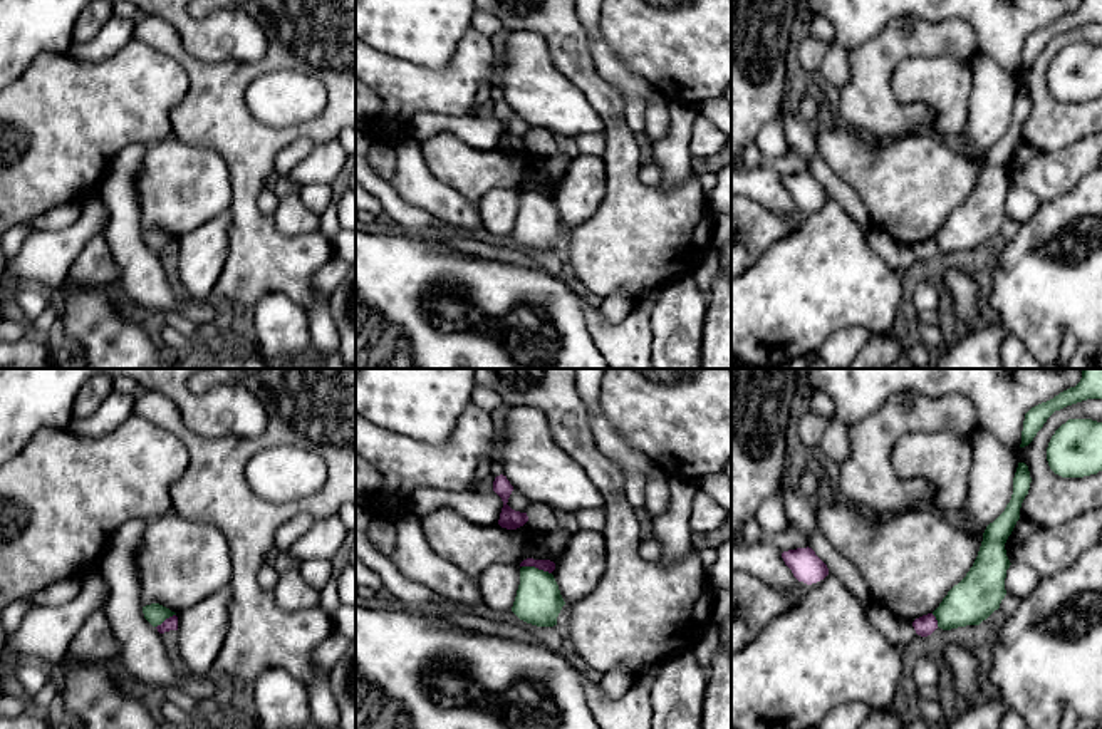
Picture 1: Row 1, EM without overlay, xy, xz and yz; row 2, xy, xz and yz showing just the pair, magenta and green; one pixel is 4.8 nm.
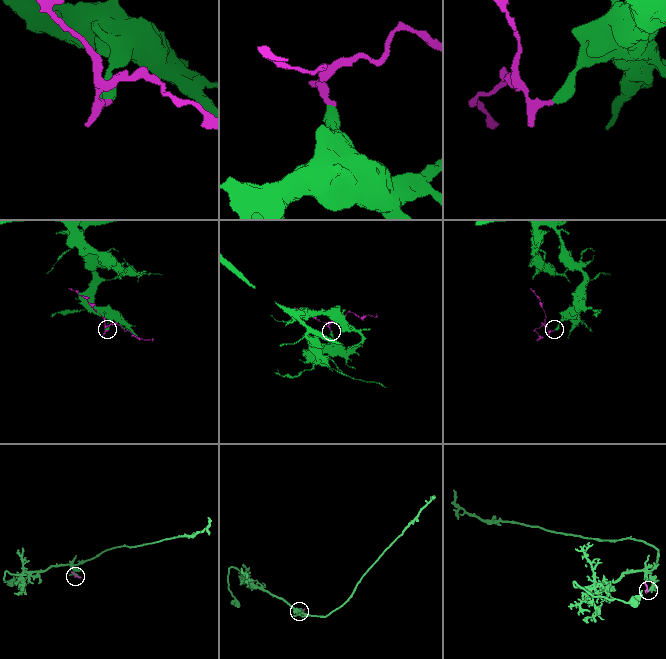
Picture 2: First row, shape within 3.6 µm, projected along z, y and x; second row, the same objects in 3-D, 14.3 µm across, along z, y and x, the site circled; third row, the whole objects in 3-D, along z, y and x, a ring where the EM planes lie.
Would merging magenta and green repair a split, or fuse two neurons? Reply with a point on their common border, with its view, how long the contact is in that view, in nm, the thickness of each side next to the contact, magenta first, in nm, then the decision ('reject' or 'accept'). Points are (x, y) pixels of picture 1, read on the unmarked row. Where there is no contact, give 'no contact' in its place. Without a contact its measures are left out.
xz (537, 191) | 150 nm | 60/220 nm | reject

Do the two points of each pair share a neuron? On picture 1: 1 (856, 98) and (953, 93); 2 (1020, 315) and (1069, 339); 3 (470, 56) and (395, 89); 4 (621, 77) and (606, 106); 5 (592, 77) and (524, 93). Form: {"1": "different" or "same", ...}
{"1": "different", "2": "different", "3": "same", "4": "different", "5": "different"}

